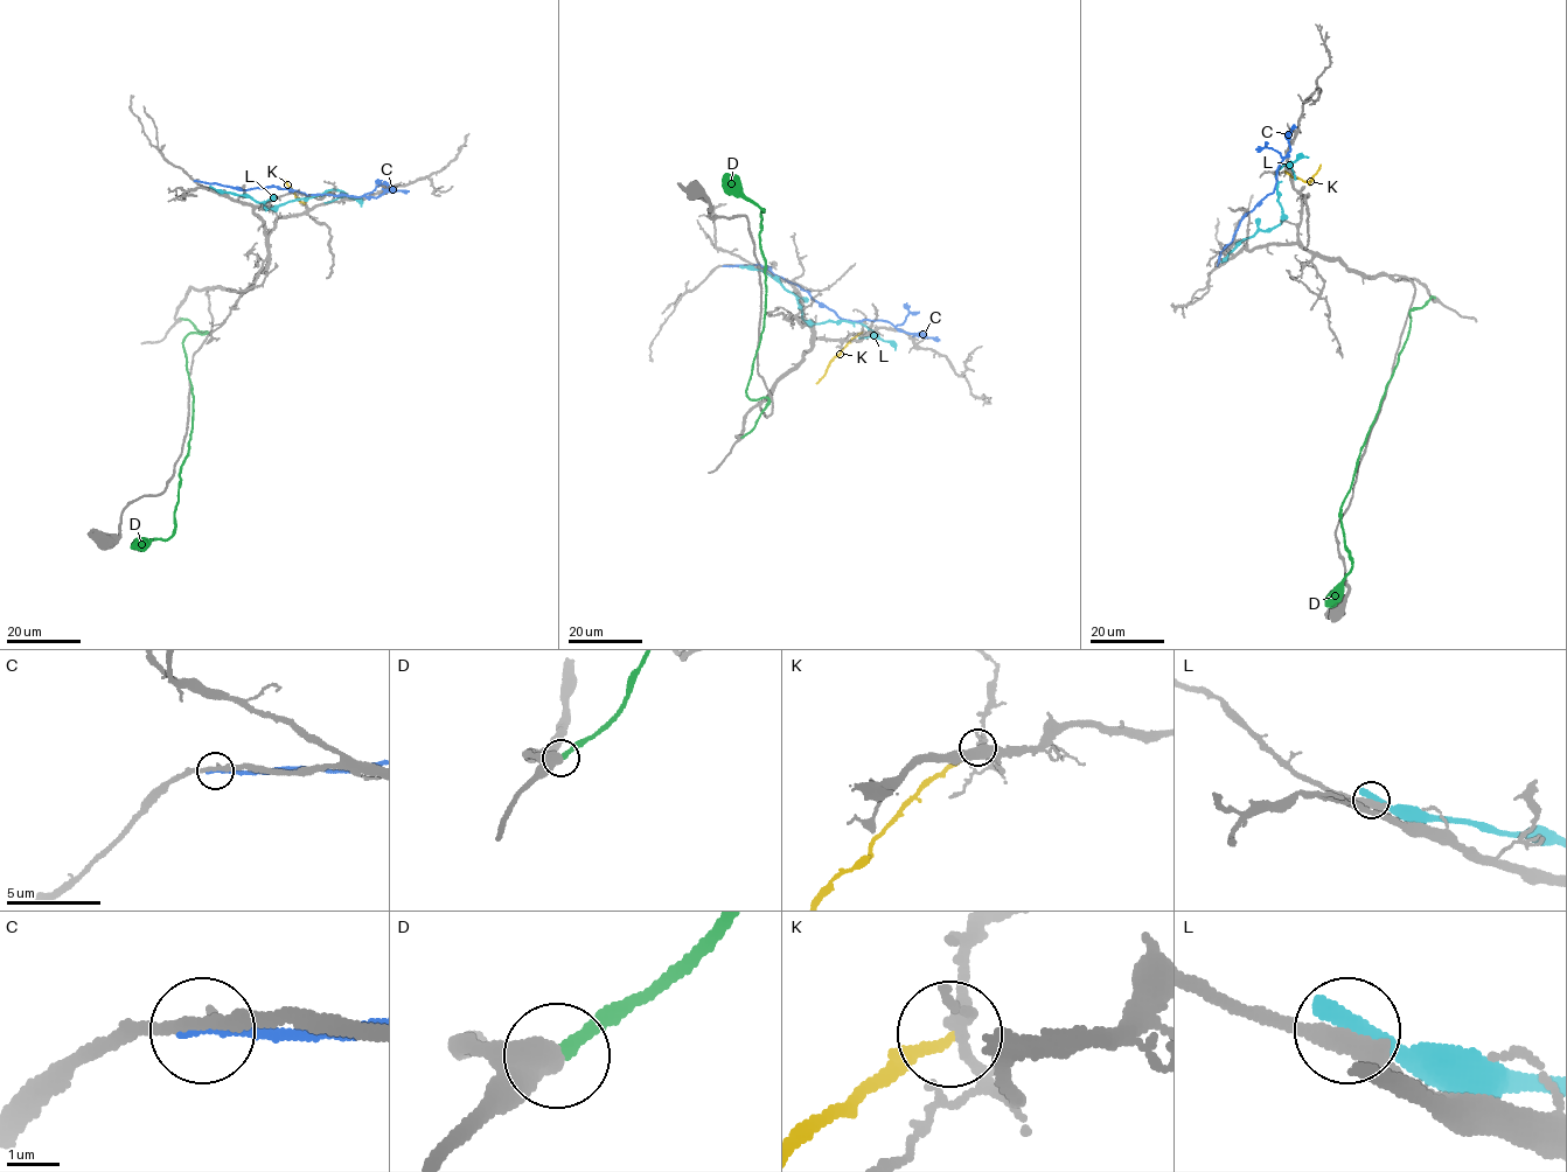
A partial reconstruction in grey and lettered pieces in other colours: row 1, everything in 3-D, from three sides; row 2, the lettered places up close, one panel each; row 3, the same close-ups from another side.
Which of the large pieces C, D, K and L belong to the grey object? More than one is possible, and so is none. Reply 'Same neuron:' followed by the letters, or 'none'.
Same neuron: none

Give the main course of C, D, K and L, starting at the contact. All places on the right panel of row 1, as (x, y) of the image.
C: (1217, 265), (1219, 255), (1231, 242), (1245, 215), (1273, 192), (1279, 165), (1289, 151), (1294, 124)
D: (1434, 298), (1411, 309), (1406, 341), (1341, 508), (1344, 549), (1351, 569), (1327, 606)
K: (1285, 171), (1309, 183), (1321, 165)
L: (1223, 262), (1246, 238), (1258, 231), (1270, 230), (1281, 222), (1276, 173), (1297, 158), (1308, 158)

